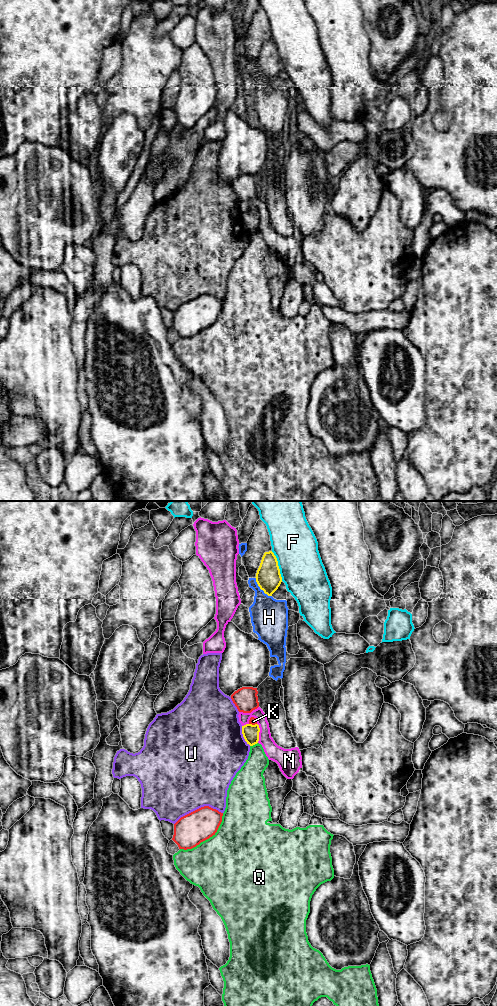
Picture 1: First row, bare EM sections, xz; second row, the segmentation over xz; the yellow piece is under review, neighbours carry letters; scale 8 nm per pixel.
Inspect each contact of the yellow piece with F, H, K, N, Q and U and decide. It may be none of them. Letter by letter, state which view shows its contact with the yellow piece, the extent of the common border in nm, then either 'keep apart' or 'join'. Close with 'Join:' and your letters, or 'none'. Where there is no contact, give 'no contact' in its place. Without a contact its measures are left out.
F: xz | 260 nm | keep apart
H: xz | 200 nm | keep apart
K: xz | 60 nm | keep apart
N: xz | 160 nm | keep apart
Q: xz | 70 nm | keep apart
U: xz | 180 nm | keep apart
Join: none

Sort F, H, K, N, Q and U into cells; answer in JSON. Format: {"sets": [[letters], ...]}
{"sets": [["F"], ["H", "Q"], ["K"], ["N"], ["U"]]}

